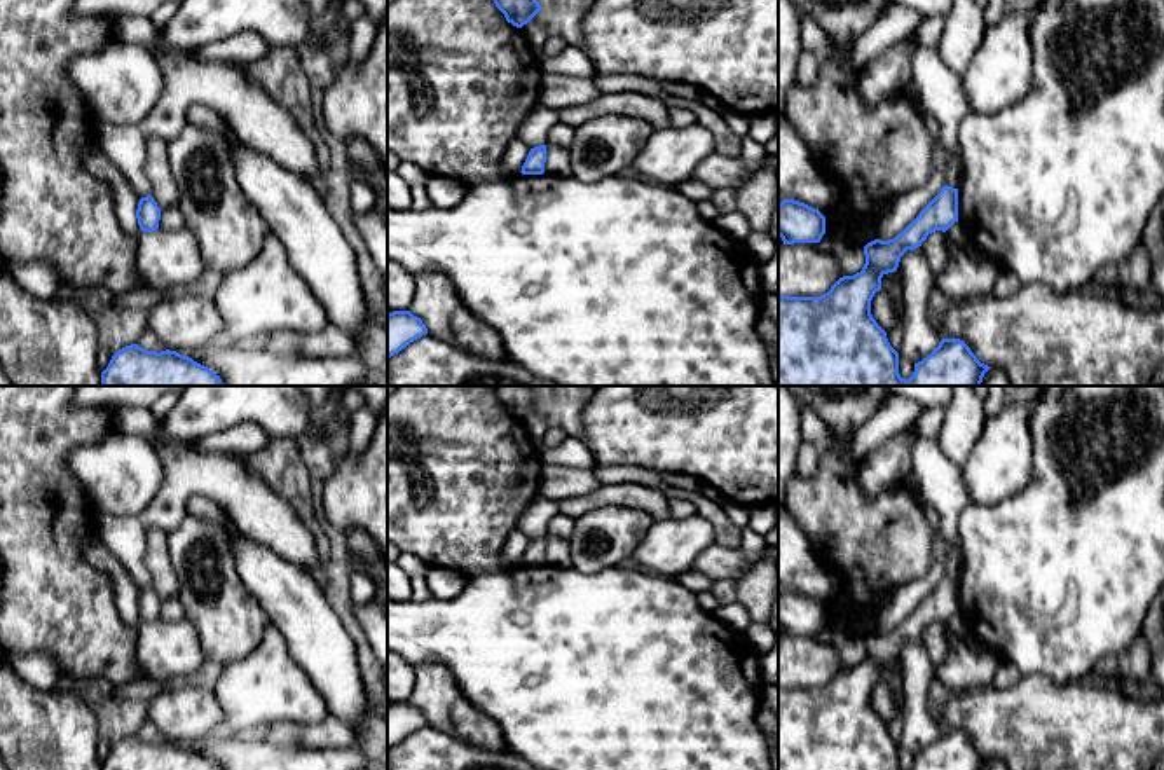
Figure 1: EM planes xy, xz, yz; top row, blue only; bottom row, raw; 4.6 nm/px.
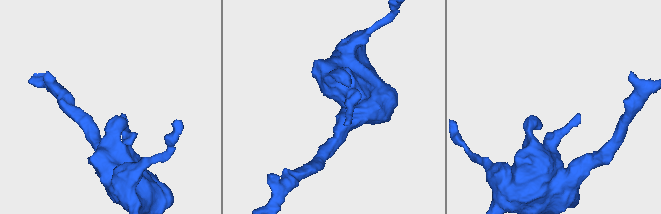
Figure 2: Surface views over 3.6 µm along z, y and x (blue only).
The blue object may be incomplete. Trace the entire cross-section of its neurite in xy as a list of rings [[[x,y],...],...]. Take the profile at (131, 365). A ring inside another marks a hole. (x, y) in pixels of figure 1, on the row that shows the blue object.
[[[119,349],[101,372],[101,386],[223,386],[208,367],[176,351]]]

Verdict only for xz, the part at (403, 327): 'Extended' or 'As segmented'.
As segmented

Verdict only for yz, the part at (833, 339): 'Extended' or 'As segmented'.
As segmented

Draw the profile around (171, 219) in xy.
[[[178,204],[161,210],[159,227],[164,230],[180,230],[185,227]]]

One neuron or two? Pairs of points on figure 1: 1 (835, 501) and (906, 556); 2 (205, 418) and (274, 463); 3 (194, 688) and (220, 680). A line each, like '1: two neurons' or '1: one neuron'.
1: one neuron
2: two neurons
3: two neurons

